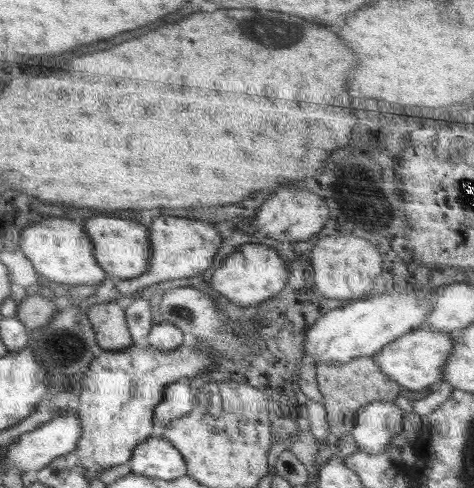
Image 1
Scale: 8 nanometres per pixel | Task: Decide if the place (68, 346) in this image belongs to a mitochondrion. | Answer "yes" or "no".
yes

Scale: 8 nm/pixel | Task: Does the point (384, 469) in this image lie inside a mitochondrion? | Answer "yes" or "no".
no

